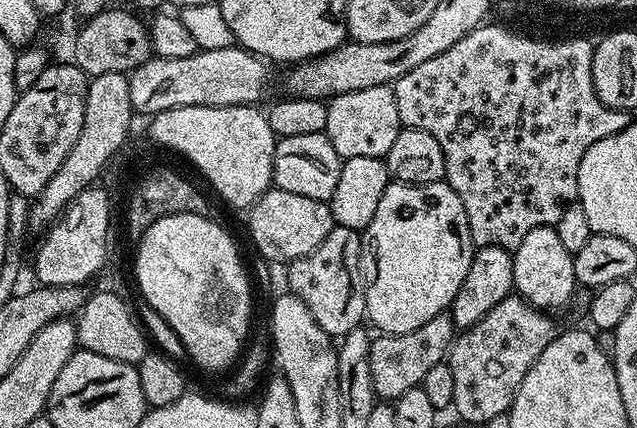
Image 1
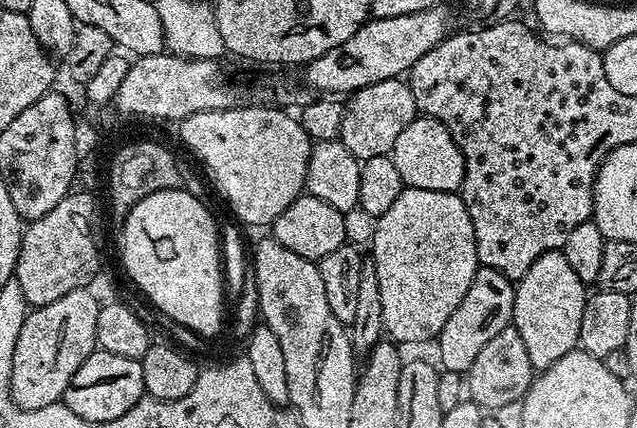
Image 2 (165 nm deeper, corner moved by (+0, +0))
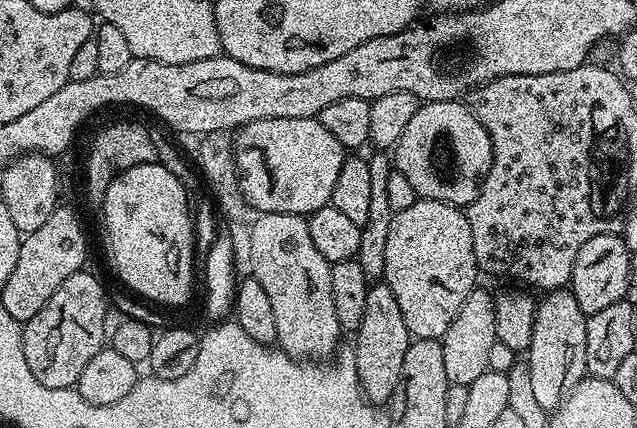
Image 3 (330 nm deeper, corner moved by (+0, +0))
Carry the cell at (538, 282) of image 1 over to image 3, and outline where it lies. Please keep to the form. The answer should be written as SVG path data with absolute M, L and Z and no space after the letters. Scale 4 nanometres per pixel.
M567 287L549 291L545 296L548 297L544 301L541 299L536 306L534 330L530 334L526 359L530 366L530 378L537 401L542 407L555 410L574 390L574 386L578 386L578 382L585 379L588 371L586 366L586 326L588 325L588 317L584 315L582 306L578 306L574 294Z

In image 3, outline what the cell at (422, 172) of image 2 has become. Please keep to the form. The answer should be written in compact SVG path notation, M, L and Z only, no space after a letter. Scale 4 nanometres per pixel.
M429 100L410 118L394 149L394 168L414 186L417 197L467 206L480 193L480 181L492 163L490 134L460 100Z

